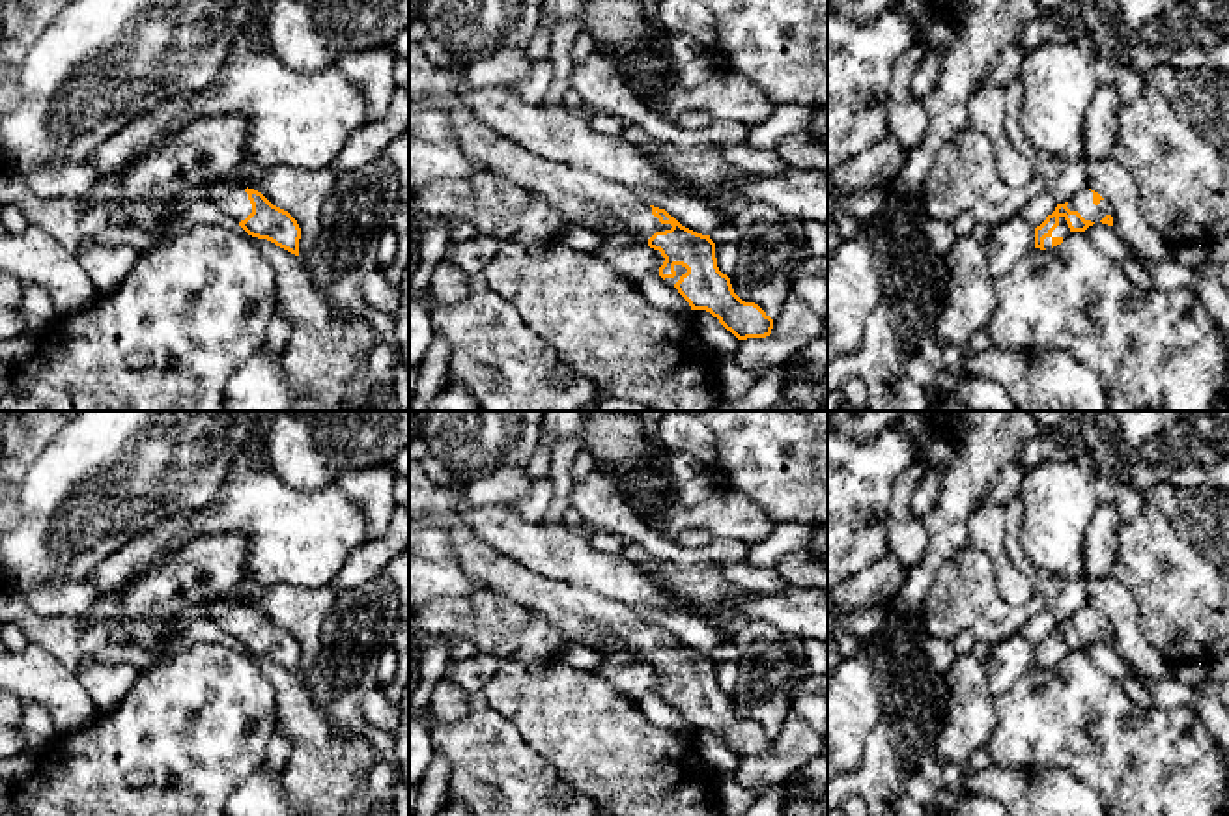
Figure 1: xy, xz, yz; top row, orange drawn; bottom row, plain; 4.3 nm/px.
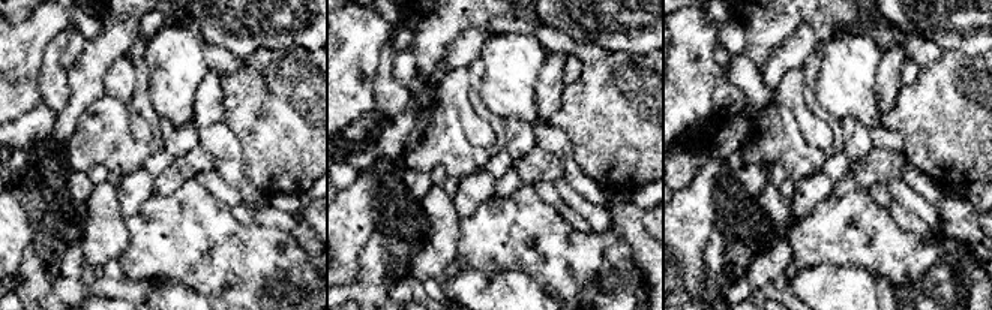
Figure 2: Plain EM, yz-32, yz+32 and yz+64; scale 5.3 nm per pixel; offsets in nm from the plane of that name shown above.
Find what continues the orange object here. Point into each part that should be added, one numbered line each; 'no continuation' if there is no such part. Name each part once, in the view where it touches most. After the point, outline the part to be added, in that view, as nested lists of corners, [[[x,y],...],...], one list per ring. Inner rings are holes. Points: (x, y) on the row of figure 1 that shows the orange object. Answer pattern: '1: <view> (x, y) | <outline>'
1: yz (1061, 230) | [[[1059,217],[1059,226],[1052,232],[1050,237],[1044,239],[1044,248],[1046,248],[1046,250],[1052,248],[1052,239],[1053,239],[1053,237],[1063,237],[1063,239],[1065,239],[1068,233],[1070,233],[1070,228],[1068,228],[1065,217]]]

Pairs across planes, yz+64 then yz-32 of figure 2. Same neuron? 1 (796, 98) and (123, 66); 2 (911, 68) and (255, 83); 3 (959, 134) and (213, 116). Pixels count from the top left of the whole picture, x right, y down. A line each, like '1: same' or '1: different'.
1: same
2: different
3: different

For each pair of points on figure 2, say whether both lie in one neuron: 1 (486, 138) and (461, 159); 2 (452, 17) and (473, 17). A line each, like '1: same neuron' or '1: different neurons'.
1: different neurons
2: same neuron

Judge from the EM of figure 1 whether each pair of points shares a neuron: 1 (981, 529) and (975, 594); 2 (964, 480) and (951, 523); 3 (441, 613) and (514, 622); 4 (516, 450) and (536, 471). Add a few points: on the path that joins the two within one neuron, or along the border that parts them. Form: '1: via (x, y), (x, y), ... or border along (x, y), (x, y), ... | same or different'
1: border along (968, 544), (981, 549), (992, 561), (1000, 589) | different
2: via (960, 492), (951, 512) | same
3: via (460, 617), (495, 622) | same
4: border along (542, 434), (536, 452), (525, 467) | different

